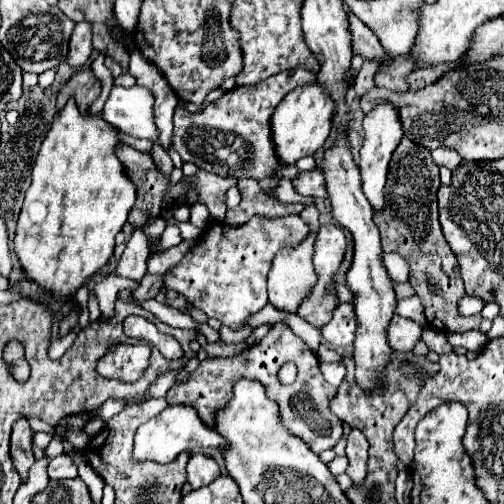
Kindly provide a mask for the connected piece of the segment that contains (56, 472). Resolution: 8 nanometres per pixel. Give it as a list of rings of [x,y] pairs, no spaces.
[[[56,456],[50,460],[50,466],[48,466],[48,476],[50,478],[76,478],[78,476],[78,470],[76,470],[76,464],[66,458],[66,456]]]

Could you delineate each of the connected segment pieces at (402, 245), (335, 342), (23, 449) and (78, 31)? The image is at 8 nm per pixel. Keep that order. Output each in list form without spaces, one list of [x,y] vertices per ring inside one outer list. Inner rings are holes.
[[[404,136],[396,152],[392,154],[388,168],[388,182],[384,186],[386,204],[384,210],[374,212],[374,224],[380,230],[382,250],[398,252],[412,266],[410,284],[426,308],[426,318],[430,326],[442,332],[462,334],[468,330],[478,330],[482,316],[478,314],[464,318],[458,314],[456,304],[464,294],[464,284],[460,278],[456,256],[450,250],[448,242],[444,240],[442,228],[438,224],[438,210],[436,210],[438,186],[440,186],[438,166],[432,162],[430,150]],[[418,244],[424,244],[424,250],[420,250]]]
[[[340,304],[334,318],[322,328],[322,338],[328,346],[348,346],[356,338],[356,312],[352,304]]]
[[[24,418],[14,424],[12,428],[12,440],[10,440],[10,454],[14,460],[14,466],[20,474],[20,478],[28,480],[28,470],[34,464],[34,452],[32,452],[32,430]]]
[[[78,22],[72,38],[70,38],[70,52],[68,52],[68,64],[74,68],[80,68],[92,52],[92,24],[90,22]]]

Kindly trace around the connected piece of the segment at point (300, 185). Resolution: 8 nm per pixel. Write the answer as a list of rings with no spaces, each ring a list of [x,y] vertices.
[[[318,170],[312,172],[302,172],[296,180],[294,180],[294,190],[302,196],[310,196],[310,198],[328,198],[328,190],[324,186],[324,174]]]

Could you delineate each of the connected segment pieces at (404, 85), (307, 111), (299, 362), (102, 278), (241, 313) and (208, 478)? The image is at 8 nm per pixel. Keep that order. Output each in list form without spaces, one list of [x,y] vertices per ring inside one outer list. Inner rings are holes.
[[[396,58],[384,72],[380,72],[374,80],[376,86],[388,88],[392,92],[406,92],[408,90],[408,76],[414,70],[414,64],[404,58]]]
[[[312,82],[308,86],[298,86],[292,90],[274,110],[272,114],[272,140],[276,144],[276,154],[284,164],[296,164],[304,156],[312,156],[332,130],[332,98],[328,98],[328,90],[320,86],[320,82]]]
[[[274,324],[266,338],[256,342],[254,346],[246,348],[238,356],[232,358],[206,358],[200,362],[200,366],[190,374],[188,380],[176,380],[174,386],[168,390],[166,400],[168,404],[190,404],[198,410],[198,414],[204,418],[208,426],[214,426],[214,412],[228,402],[232,396],[232,384],[236,378],[248,376],[254,380],[260,380],[268,388],[268,396],[280,406],[280,416],[284,420],[284,426],[302,438],[314,452],[322,452],[326,448],[334,448],[338,440],[342,438],[342,422],[336,418],[336,414],[330,412],[328,404],[336,396],[336,388],[332,388],[322,372],[316,352],[310,350],[310,346],[298,338],[292,330],[288,330],[286,324]],[[292,360],[298,368],[298,378],[294,384],[284,386],[278,382],[276,374],[280,366]]]
[[[99,274],[95,276],[94,292],[99,303],[102,316],[106,320],[111,320],[114,316],[115,297],[121,289],[135,289],[138,282],[121,278]]]
[[[296,214],[284,218],[252,216],[246,224],[236,228],[210,222],[198,244],[172,268],[172,274],[164,278],[164,288],[182,294],[194,308],[206,312],[208,318],[216,318],[224,326],[238,330],[252,314],[268,304],[266,276],[276,252],[282,246],[298,244],[306,232],[306,222]]]
[[[196,452],[190,456],[188,460],[188,482],[192,488],[202,488],[208,486],[210,482],[214,482],[220,476],[220,466],[216,464],[214,458]]]

